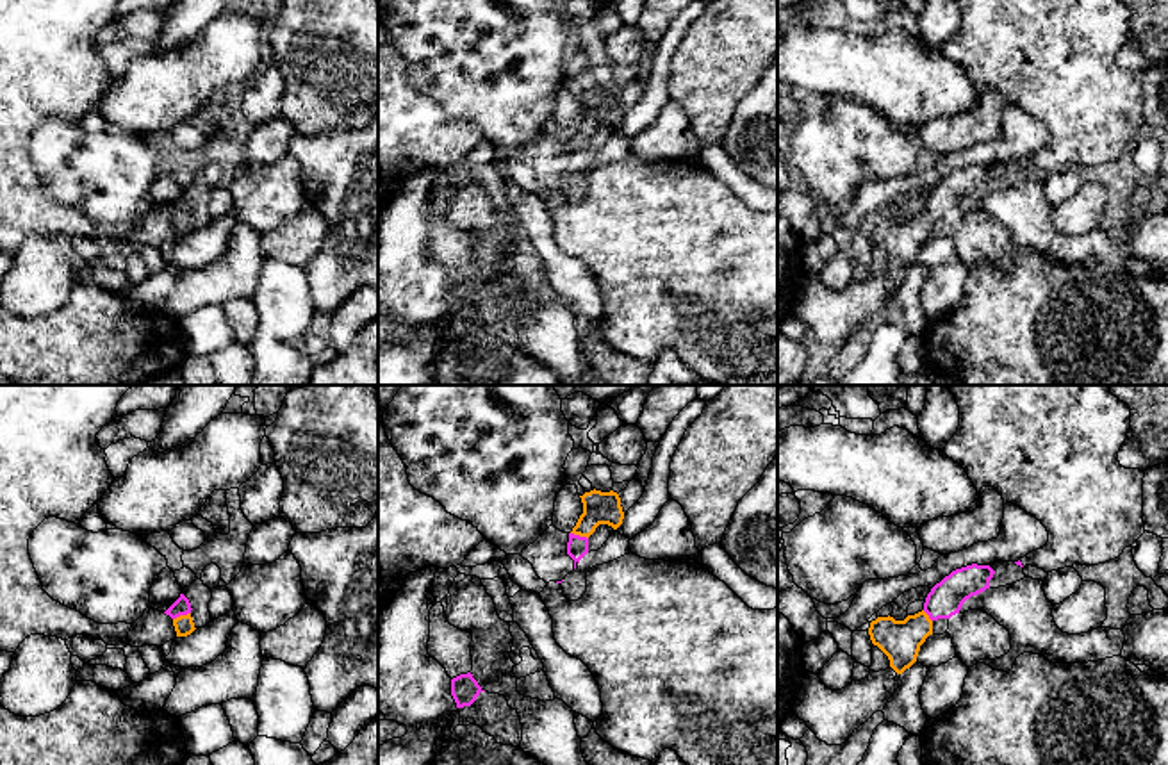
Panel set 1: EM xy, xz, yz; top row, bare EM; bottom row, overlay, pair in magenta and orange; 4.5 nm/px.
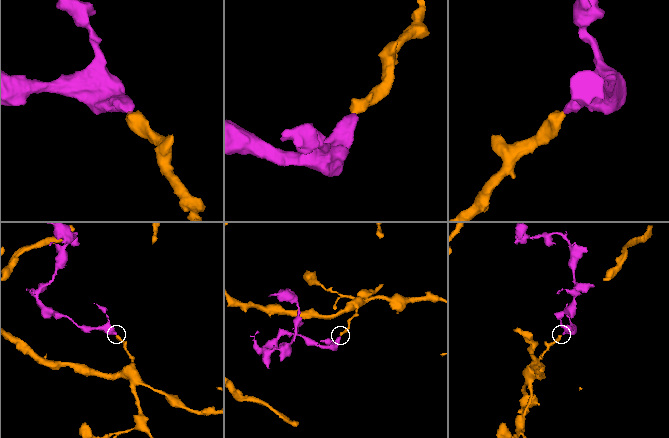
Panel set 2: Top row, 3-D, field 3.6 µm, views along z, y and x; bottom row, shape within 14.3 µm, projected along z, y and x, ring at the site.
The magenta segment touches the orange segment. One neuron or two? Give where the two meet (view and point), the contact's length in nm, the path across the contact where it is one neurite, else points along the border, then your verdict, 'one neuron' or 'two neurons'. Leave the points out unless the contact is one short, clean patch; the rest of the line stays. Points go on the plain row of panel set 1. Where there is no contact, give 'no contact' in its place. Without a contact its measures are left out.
xy (180, 214) | 90 nm | across xy (180, 207), (180, 214), (184, 225) | one neuron

